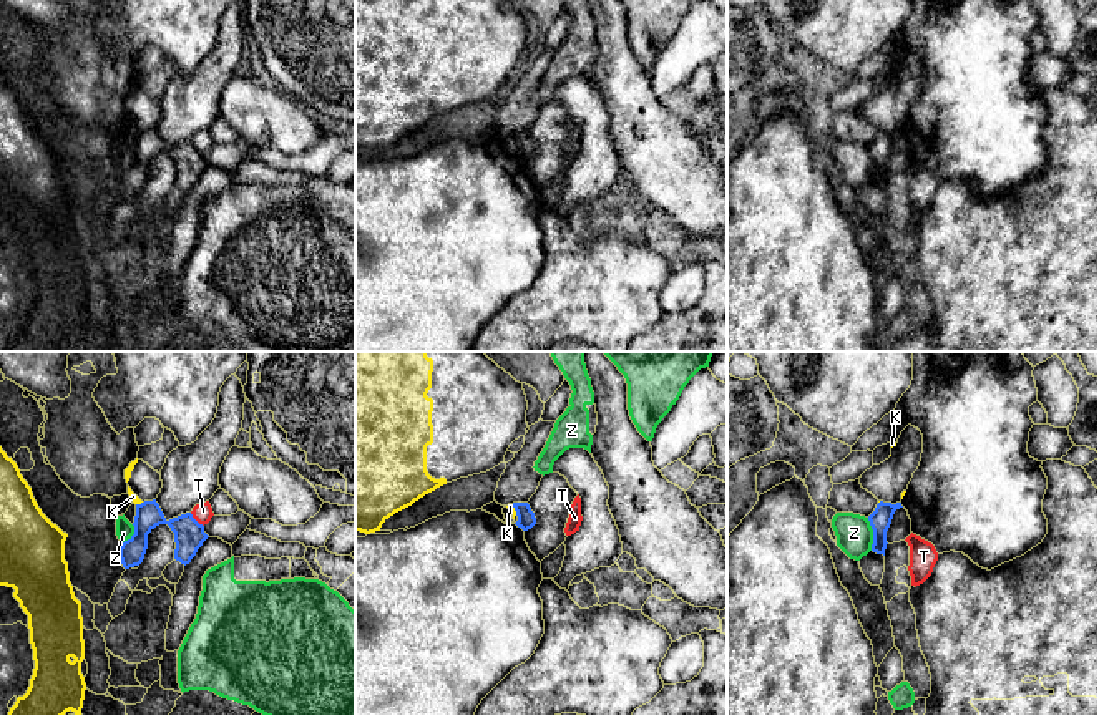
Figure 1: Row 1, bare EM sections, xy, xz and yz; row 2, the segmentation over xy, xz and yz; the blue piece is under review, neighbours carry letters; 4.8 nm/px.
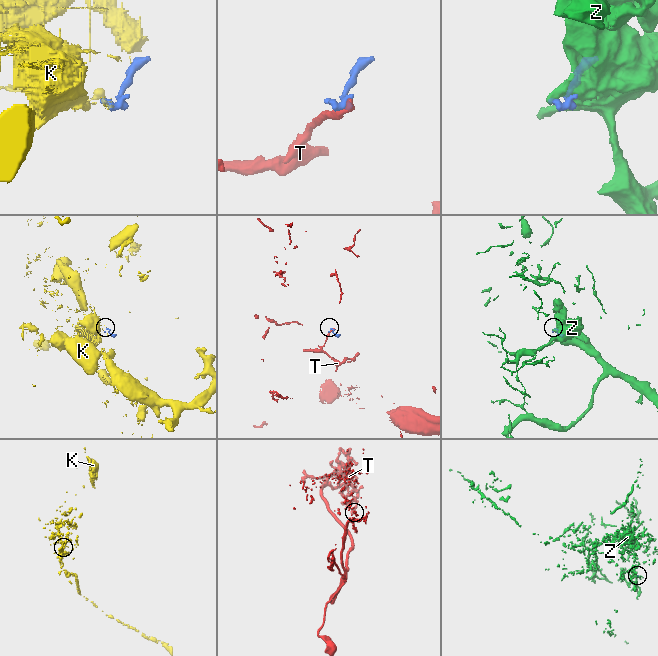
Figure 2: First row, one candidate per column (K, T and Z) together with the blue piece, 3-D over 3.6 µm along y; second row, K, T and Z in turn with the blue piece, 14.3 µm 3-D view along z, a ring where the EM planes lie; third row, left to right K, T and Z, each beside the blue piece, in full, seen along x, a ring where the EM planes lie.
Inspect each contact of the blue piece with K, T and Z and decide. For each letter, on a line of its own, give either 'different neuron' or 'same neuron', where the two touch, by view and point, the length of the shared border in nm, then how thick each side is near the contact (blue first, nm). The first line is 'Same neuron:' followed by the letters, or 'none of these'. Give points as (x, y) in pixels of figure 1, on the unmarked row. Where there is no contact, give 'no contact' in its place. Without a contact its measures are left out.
Same neuron: none of these
K: different neuron; meets blue in xz at (515, 138); contact 60 nm long; 90 nm thick on the blue side, 30 nm on the other
T: different neuron; meets blue in xy at (195, 148); contact 100 nm long; 150 nm thick on the blue side, 90 nm on the other
Z: different neuron; meets blue in yz at (874, 163); contact 160 nm long; 110 nm thick on the blue side, 180 nm on the other

